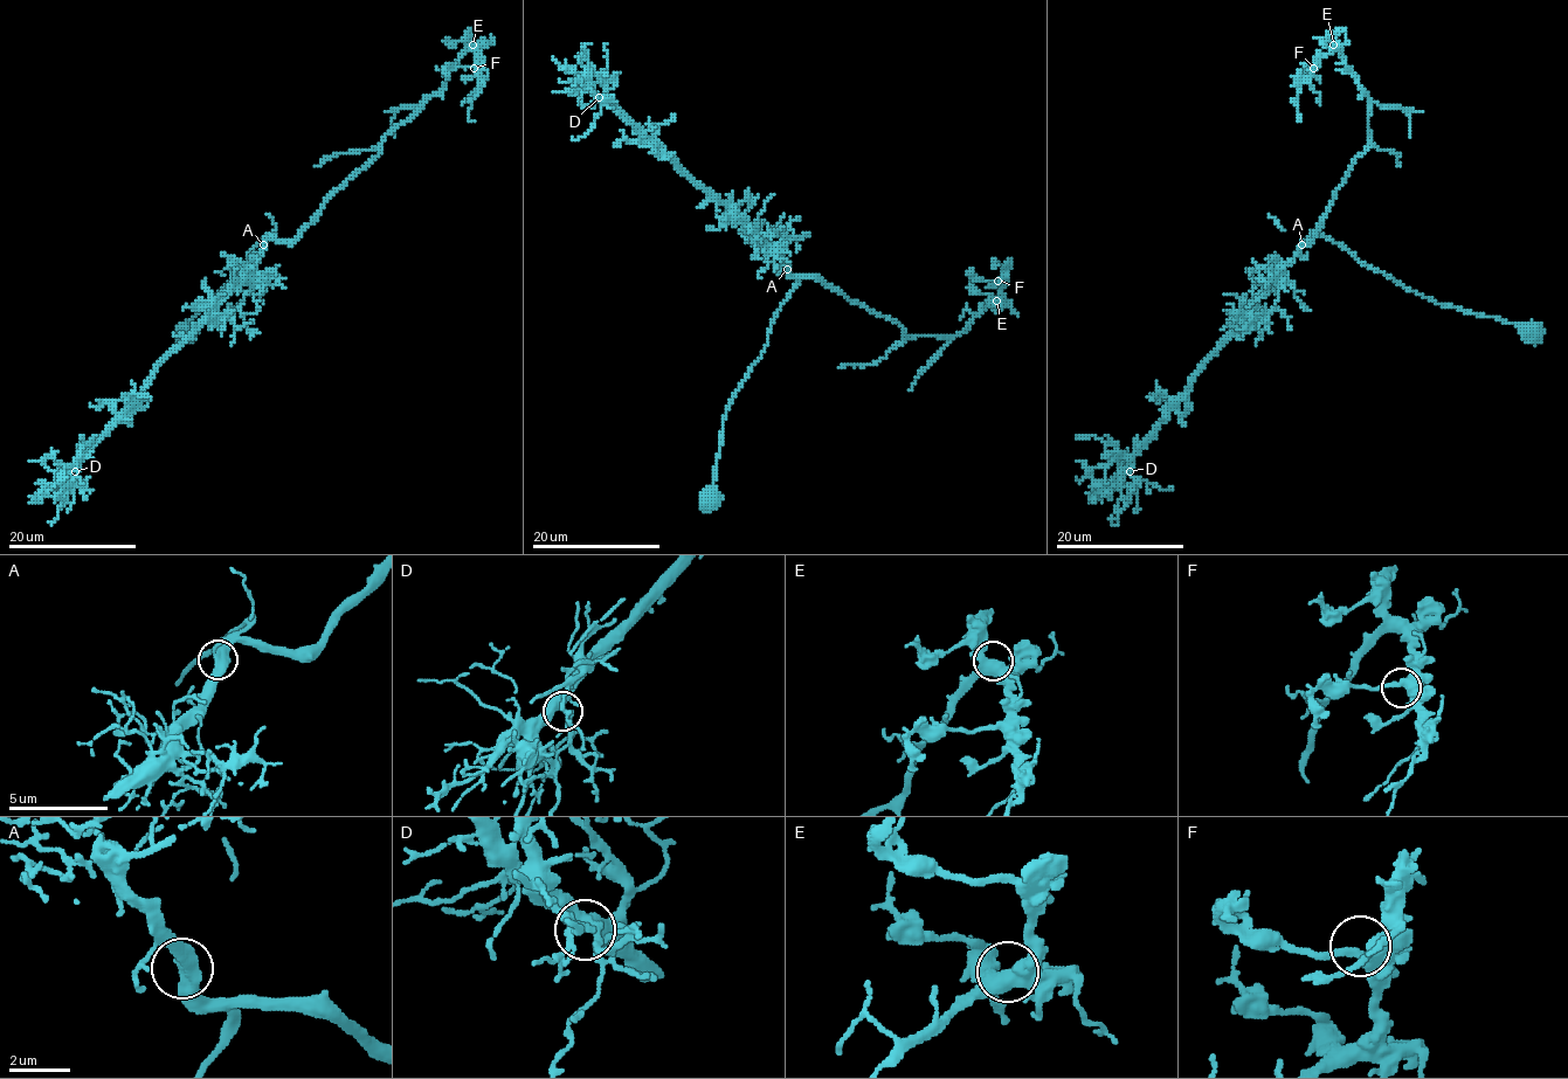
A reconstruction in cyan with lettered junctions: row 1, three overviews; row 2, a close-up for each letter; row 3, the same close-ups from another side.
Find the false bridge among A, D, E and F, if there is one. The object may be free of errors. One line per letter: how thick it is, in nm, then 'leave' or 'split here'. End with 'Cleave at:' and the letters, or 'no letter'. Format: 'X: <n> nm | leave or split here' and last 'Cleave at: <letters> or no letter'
A: 500 nm | leave
D: 320 nm | leave
E: 460 nm | leave
F: 400 nm | leave
Cleave at: no letter

